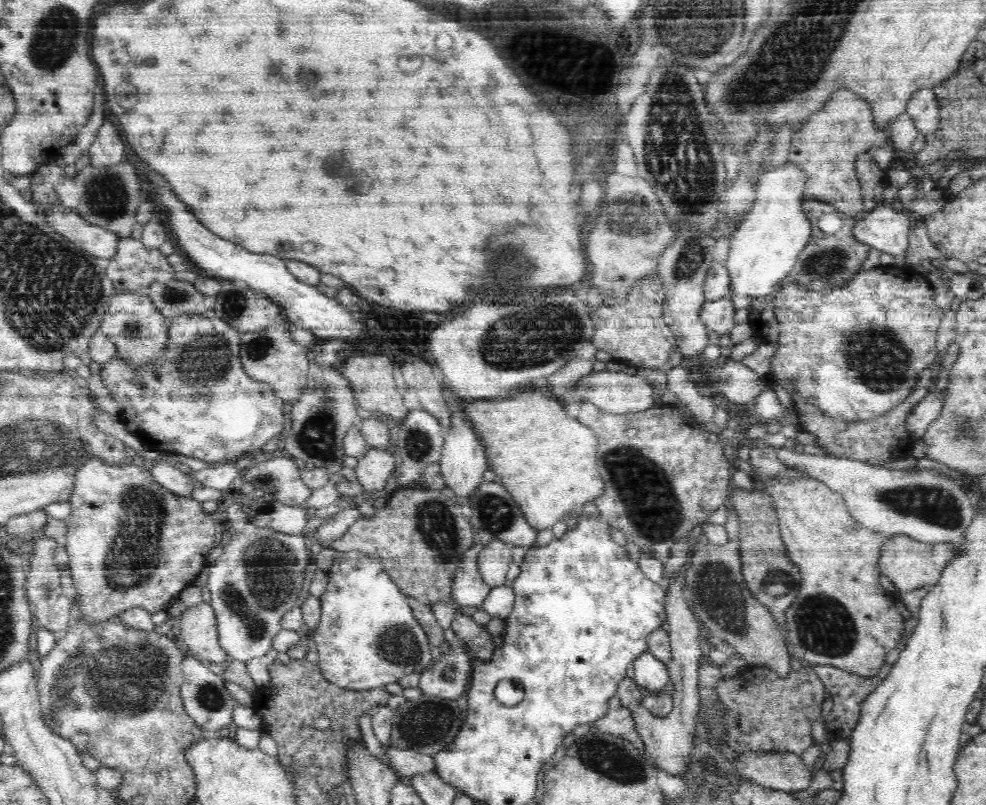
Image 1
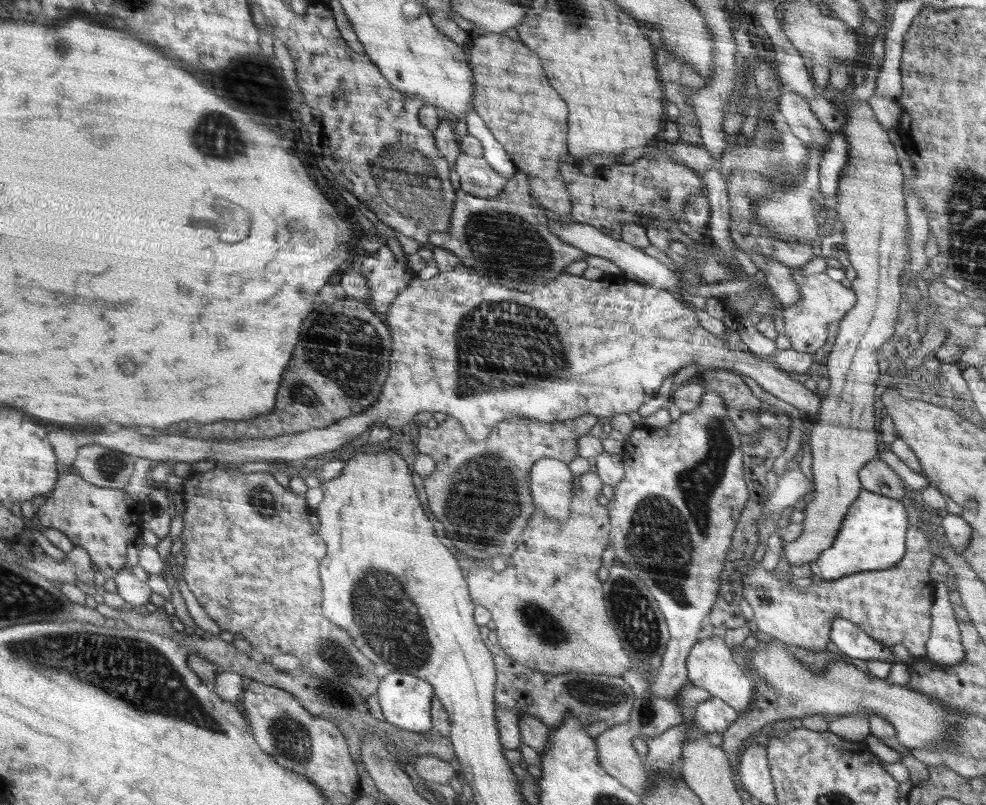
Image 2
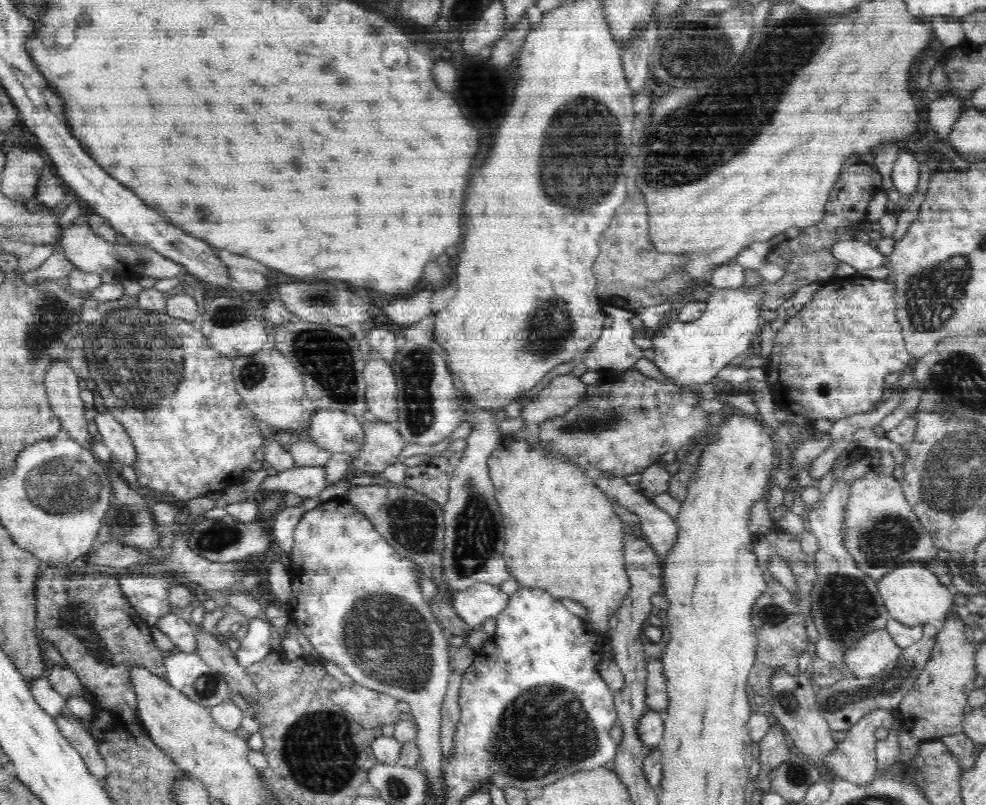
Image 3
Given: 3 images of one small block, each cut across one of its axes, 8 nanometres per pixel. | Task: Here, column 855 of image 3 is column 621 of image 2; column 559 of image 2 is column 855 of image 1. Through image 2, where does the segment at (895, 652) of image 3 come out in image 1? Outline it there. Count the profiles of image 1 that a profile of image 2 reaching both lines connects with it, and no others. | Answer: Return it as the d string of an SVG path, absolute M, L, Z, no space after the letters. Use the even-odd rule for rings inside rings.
M776 447L750 448L749 456L757 484L777 512L788 556L802 575L796 601L785 611L786 642L792 644L792 652L804 662L833 666L861 677L873 677L884 666L886 655L896 648L900 640L906 642L907 638L904 635L904 618L894 610L895 600L878 581L881 574L880 549L894 535L864 529L848 512L846 500L839 493L806 473L785 466L776 456Z

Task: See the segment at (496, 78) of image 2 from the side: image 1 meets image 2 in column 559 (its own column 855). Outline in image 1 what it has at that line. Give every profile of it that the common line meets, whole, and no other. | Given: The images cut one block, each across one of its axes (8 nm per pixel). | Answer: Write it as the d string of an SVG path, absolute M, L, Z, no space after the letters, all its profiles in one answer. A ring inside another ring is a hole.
M838 90L830 96L822 110L812 114L808 122L796 132L796 138L804 144L792 144L788 160L798 164L807 171L807 188L804 189L804 200L820 200L830 204L839 215L856 219L863 209L862 189L855 171L856 158L859 154L868 153L870 148L889 146L888 131L876 128L872 106L866 100L860 100L850 90Z

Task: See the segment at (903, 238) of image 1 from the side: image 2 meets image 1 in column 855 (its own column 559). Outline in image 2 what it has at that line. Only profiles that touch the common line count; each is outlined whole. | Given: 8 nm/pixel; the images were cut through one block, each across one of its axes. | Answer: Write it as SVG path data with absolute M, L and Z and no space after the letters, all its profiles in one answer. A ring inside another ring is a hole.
M559 219L552 220L549 223L549 228L554 232L554 235L562 238L562 241L572 243L572 245L580 247L582 251L594 255L600 256L602 258L607 258L615 263L620 269L622 269L628 278L634 278L641 282L647 283L654 287L670 291L679 295L684 292L680 288L680 282L683 282L680 272L673 272L669 270L664 264L660 263L658 259L646 254L643 249L632 246L631 244L626 244L622 239L616 240L608 234L604 234L601 230L594 228L584 222L577 222L567 224L559 224Z

